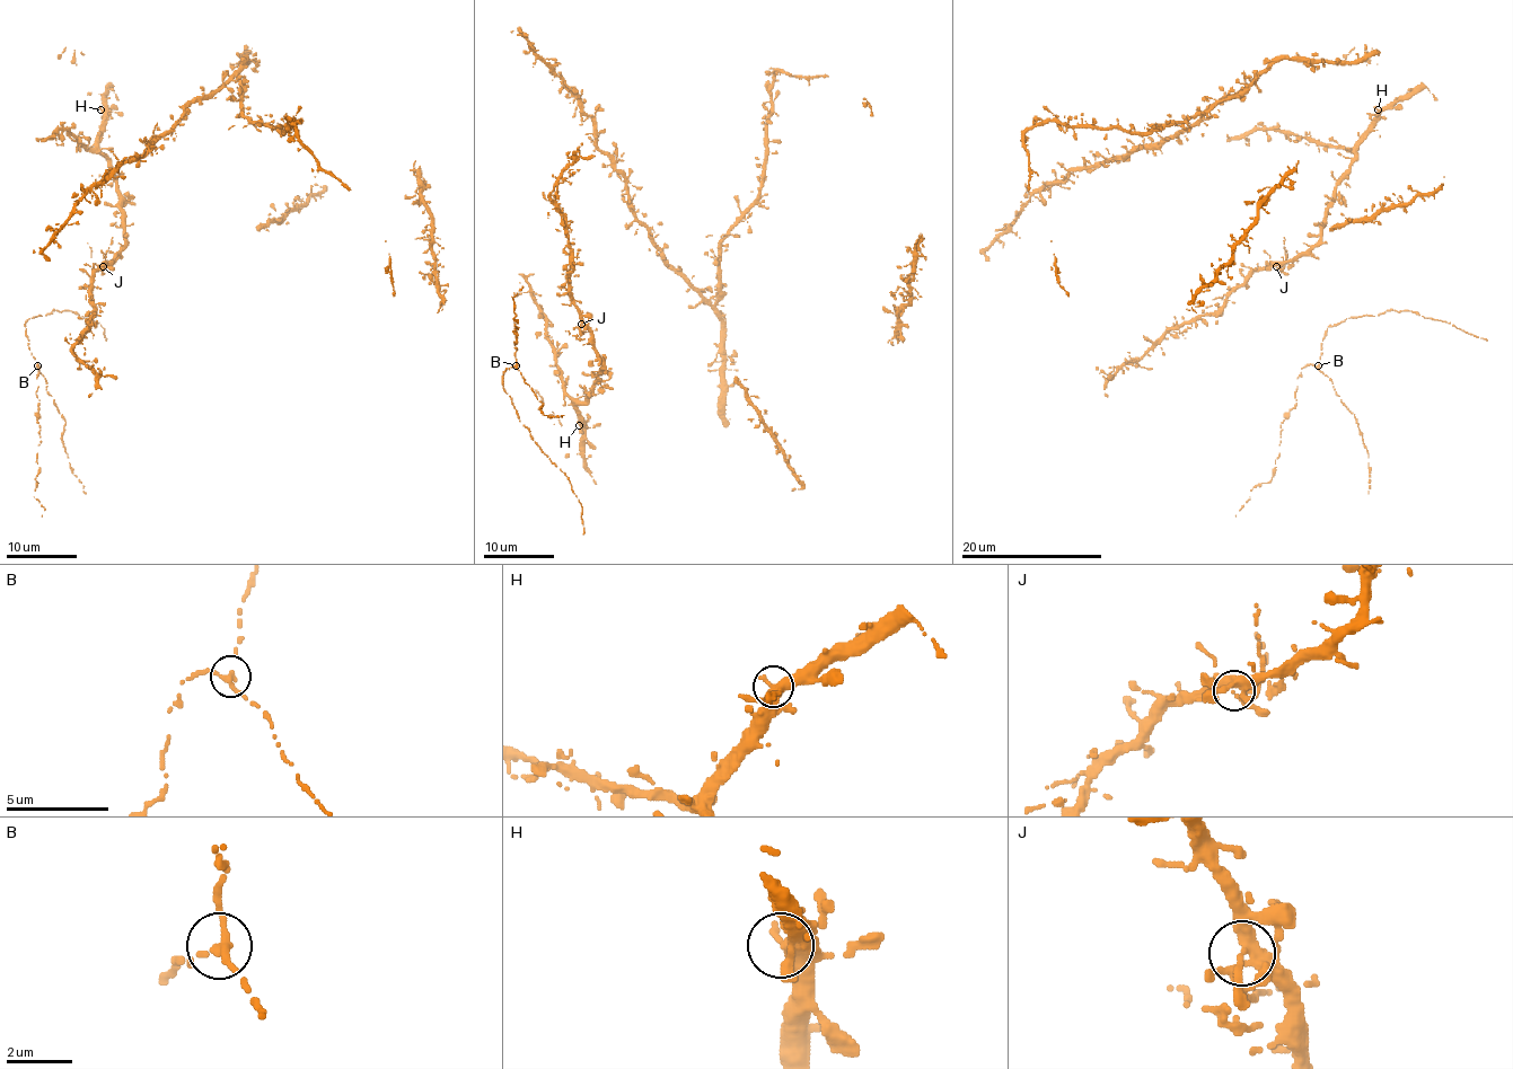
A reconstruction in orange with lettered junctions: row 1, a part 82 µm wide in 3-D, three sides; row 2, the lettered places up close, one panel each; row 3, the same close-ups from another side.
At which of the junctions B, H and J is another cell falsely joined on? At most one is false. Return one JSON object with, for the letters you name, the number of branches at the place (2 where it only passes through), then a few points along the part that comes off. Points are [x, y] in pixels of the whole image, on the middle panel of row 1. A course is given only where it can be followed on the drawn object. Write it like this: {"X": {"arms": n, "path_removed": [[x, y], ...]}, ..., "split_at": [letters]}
{"split_at": []}

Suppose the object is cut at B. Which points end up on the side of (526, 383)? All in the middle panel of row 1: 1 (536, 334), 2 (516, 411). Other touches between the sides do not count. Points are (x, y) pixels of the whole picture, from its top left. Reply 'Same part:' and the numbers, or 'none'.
Same part: none

